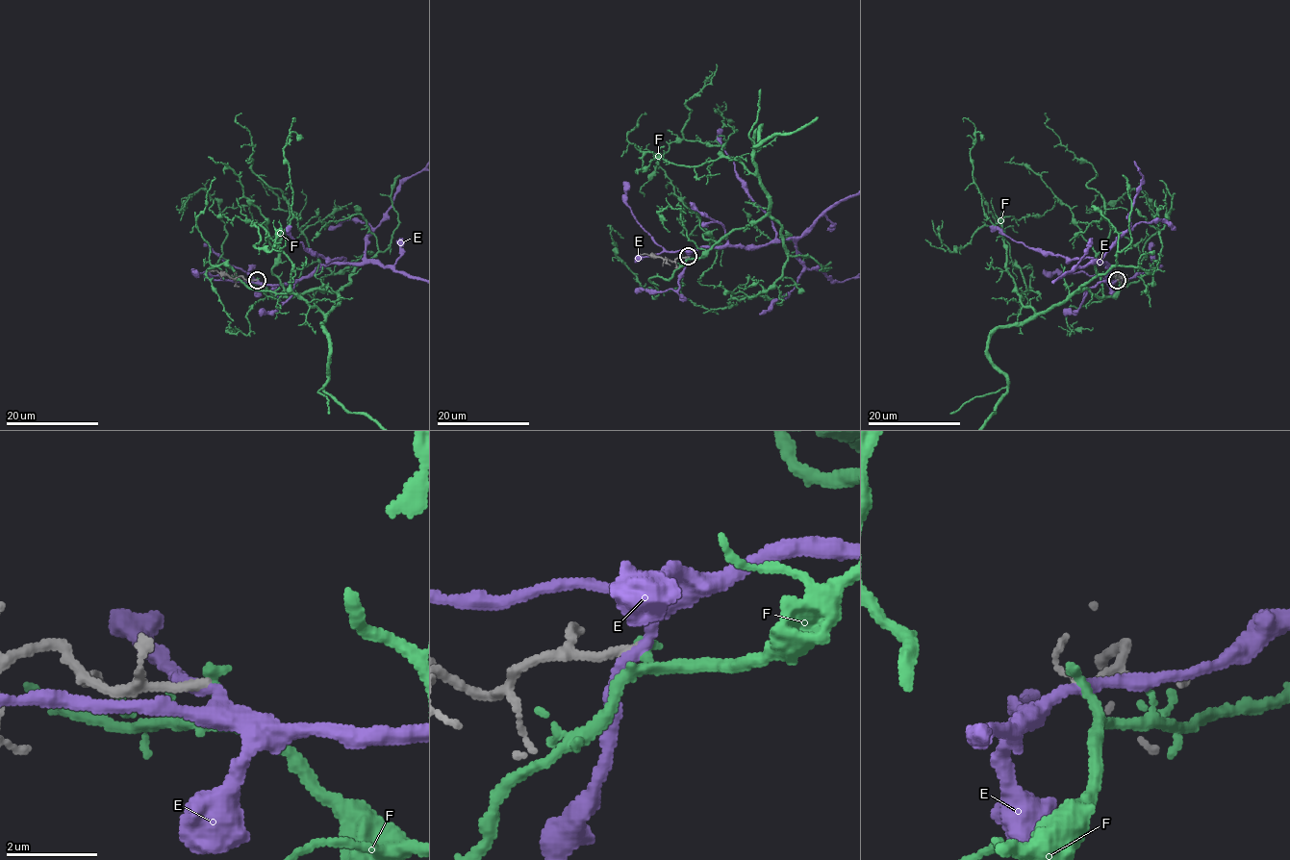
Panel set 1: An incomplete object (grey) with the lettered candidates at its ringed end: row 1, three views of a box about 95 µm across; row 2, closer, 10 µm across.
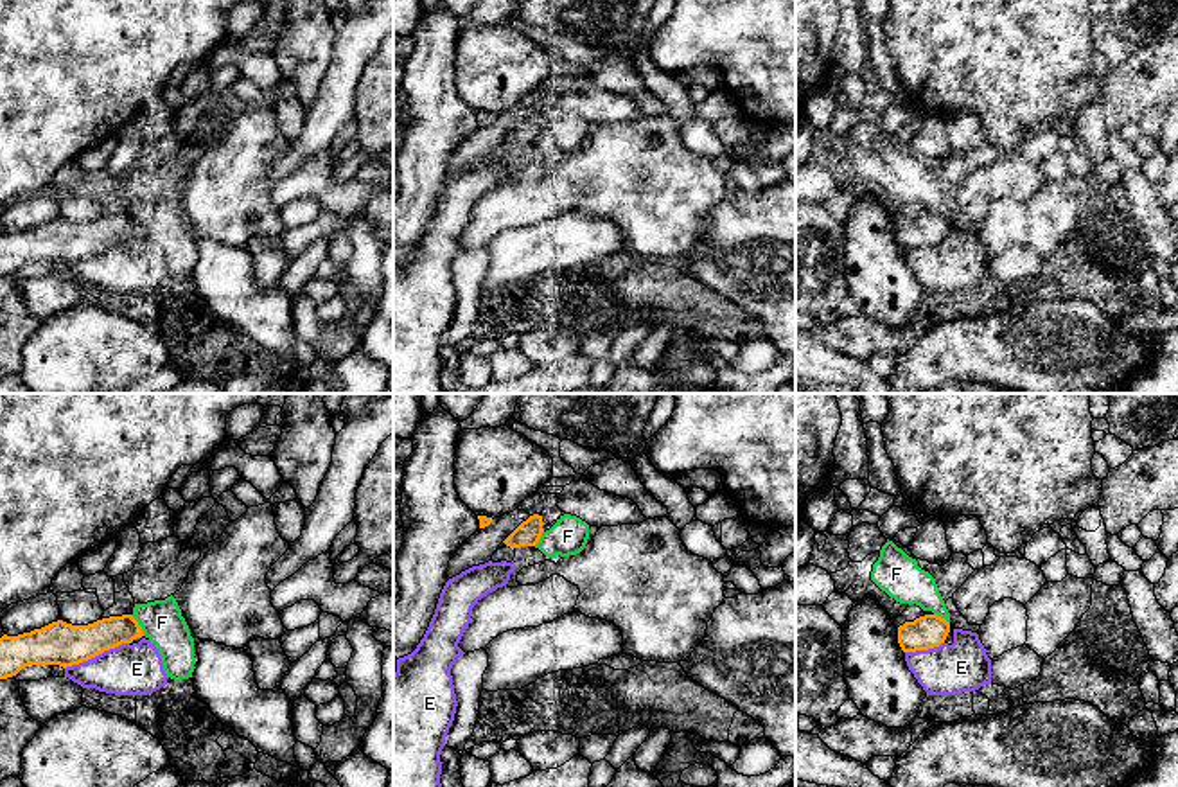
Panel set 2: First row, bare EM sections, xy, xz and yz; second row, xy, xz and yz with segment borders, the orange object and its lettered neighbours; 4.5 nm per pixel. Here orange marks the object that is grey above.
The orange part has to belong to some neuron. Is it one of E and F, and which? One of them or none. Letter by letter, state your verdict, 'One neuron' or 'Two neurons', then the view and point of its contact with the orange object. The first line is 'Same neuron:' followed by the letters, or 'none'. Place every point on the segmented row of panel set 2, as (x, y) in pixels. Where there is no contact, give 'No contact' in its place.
Same neuron: none
E: Two neurons. Touches orange at xy (96, 654)
F: Two neurons. Touches orange at xy (139, 626)

